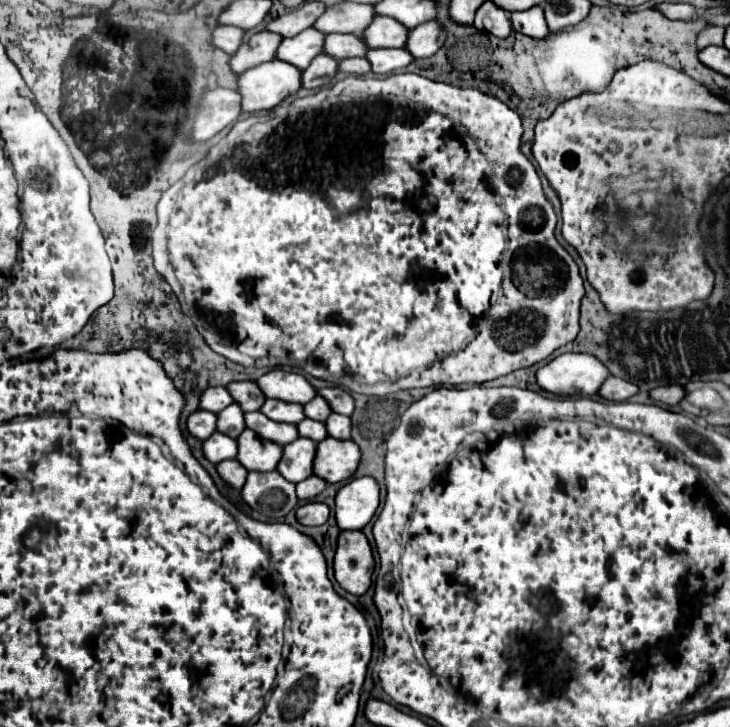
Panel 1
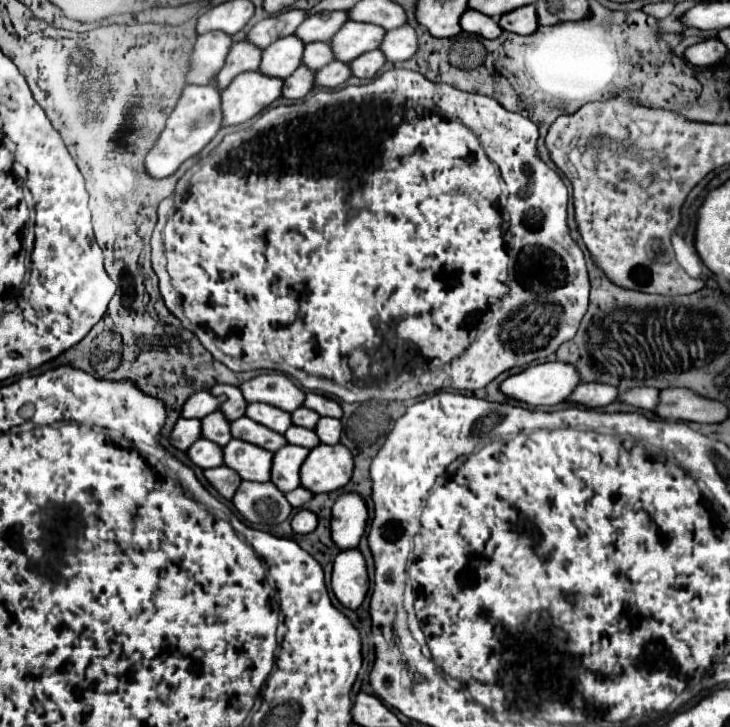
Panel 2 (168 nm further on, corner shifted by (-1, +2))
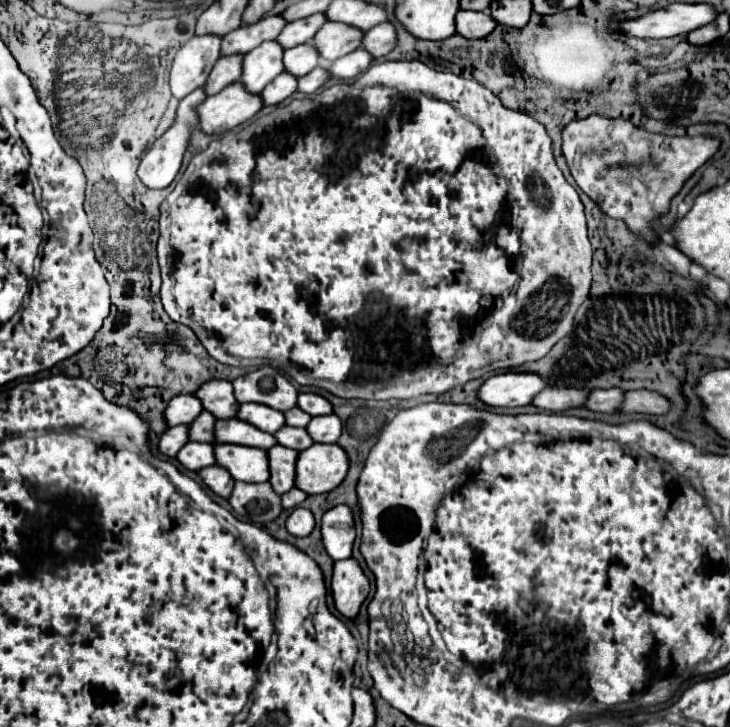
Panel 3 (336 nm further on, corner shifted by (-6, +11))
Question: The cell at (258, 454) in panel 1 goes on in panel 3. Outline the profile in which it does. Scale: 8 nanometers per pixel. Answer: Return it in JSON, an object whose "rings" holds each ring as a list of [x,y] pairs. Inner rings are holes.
{"rings":[[[216,444],[216,464],[224,466],[234,480],[242,482],[266,482],[270,478],[268,454],[262,448],[240,444]]]}

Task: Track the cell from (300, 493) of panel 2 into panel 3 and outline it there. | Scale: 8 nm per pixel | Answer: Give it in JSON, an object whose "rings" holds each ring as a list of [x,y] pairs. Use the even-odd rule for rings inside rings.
{"rings":[[[292,488],[290,492],[282,494],[282,506],[284,508],[296,508],[298,504],[302,504],[306,500],[306,492],[302,492],[300,488]]]}

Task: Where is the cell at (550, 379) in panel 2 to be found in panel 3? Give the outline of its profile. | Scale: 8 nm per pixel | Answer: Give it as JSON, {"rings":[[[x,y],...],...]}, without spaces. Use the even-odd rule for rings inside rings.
{"rings":[[[504,372],[490,376],[478,396],[488,406],[526,406],[546,388],[544,376],[538,372]]]}

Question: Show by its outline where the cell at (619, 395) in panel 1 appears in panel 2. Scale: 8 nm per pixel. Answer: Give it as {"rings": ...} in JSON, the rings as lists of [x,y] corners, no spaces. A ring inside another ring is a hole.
{"rings":[[[581,383],[567,399],[569,403],[583,405],[587,409],[601,409],[609,405],[617,397],[617,387],[613,385],[601,385],[601,383]]]}

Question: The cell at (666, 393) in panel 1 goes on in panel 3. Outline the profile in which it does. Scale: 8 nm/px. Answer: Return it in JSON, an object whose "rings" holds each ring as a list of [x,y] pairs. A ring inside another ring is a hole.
{"rings":[[[610,388],[610,390],[594,390],[586,406],[596,412],[614,412],[620,408],[624,402],[624,390],[620,388]]]}

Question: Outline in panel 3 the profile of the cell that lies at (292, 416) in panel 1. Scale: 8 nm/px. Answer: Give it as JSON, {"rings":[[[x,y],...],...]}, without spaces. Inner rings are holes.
{"rings":[[[258,402],[242,404],[238,418],[254,424],[256,428],[262,428],[264,432],[278,432],[278,428],[282,428],[286,424],[286,418],[282,412],[278,412],[266,404],[258,404]]]}

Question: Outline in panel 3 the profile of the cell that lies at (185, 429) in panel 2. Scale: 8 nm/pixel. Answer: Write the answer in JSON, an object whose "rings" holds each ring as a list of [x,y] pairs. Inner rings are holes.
{"rings":[[[188,424],[168,428],[160,438],[160,452],[166,456],[176,456],[176,452],[188,442]]]}

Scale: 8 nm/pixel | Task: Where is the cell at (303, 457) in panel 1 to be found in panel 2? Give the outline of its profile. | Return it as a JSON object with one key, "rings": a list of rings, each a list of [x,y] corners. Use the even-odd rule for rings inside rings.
{"rings":[[[285,445],[283,449],[273,453],[273,467],[271,467],[271,481],[283,493],[289,493],[299,487],[299,469],[305,461],[309,449],[297,445]]]}

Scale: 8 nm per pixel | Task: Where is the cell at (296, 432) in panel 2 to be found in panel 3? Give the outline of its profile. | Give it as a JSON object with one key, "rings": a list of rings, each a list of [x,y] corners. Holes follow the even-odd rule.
{"rings":[[[284,426],[280,428],[274,436],[278,436],[278,444],[288,446],[288,448],[298,448],[298,452],[310,448],[314,440],[310,438],[306,428],[294,428],[294,426]]]}

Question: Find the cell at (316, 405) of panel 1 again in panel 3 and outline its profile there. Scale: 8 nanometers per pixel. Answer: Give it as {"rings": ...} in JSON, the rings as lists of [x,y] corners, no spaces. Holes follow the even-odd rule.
{"rings":[[[298,406],[290,408],[284,416],[286,416],[286,424],[288,424],[288,426],[298,426],[298,428],[306,428],[306,426],[308,426],[308,422],[312,420],[312,416],[310,416],[308,412],[300,410]]]}

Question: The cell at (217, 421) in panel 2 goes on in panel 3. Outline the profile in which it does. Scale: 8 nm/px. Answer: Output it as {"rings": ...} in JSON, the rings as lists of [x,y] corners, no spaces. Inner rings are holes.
{"rings":[[[204,410],[204,412],[190,424],[190,440],[194,440],[194,442],[210,442],[210,444],[214,444],[214,442],[216,442],[214,426],[216,426],[216,418],[214,418],[214,414],[210,414],[210,412]]]}

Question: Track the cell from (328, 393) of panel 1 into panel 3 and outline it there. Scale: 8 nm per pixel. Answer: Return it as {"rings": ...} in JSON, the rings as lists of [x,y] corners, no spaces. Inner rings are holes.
{"rings":[[[302,392],[298,396],[298,406],[306,412],[310,412],[310,416],[322,416],[322,414],[332,414],[334,408],[332,404],[322,398],[320,394],[314,394],[314,392]]]}

